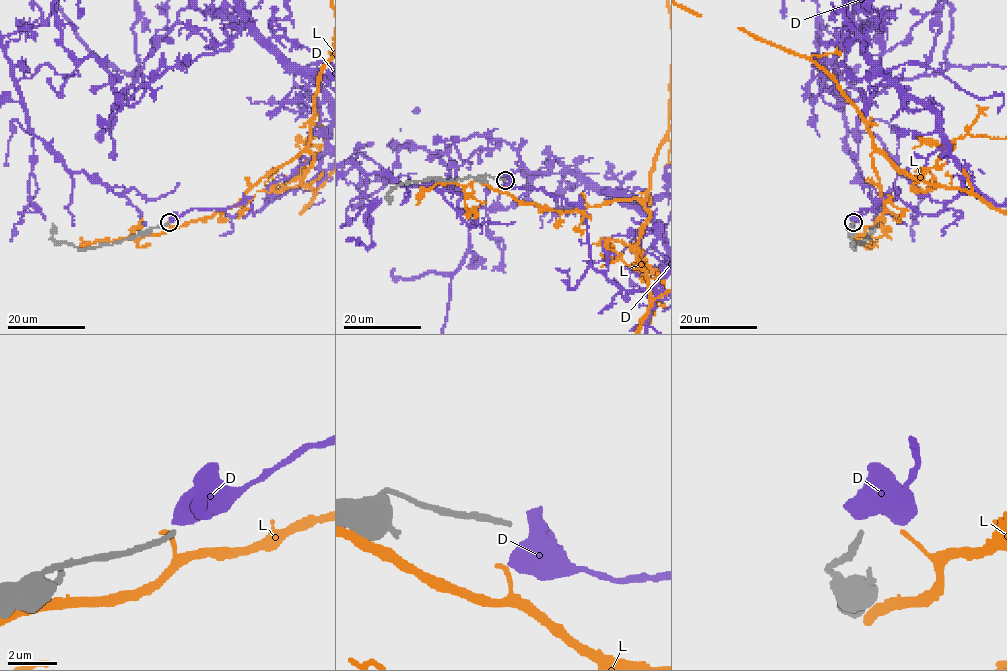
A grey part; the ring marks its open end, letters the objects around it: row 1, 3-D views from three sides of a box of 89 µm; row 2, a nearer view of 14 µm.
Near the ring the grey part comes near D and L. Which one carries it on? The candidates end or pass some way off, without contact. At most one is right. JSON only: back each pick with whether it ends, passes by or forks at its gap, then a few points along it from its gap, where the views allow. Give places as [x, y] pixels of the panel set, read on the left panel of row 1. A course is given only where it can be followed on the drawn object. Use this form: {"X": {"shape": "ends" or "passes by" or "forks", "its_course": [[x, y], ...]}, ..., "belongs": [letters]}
{"belongs": []}

